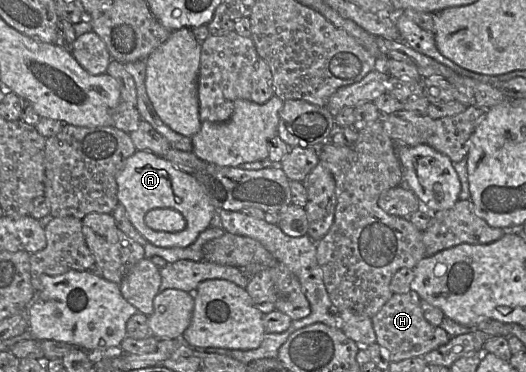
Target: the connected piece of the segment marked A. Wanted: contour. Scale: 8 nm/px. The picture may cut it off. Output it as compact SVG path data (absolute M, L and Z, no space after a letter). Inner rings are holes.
M137 150L127 159L124 168L116 177L116 182L119 203L125 207L129 220L138 232L155 246L188 247L210 226L215 206L203 187L194 175L176 168L163 156ZM158 208L171 208L180 212L187 223L185 229L179 232L164 232L148 227L145 223L146 214Z

